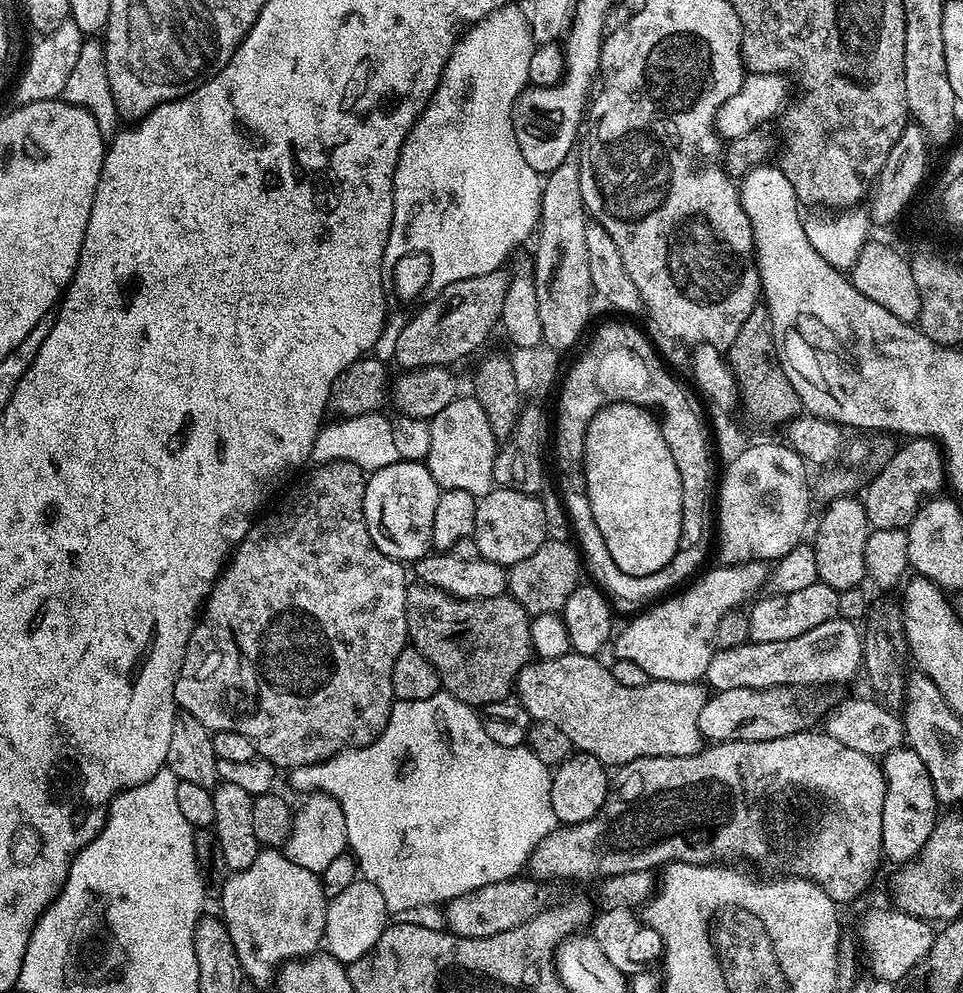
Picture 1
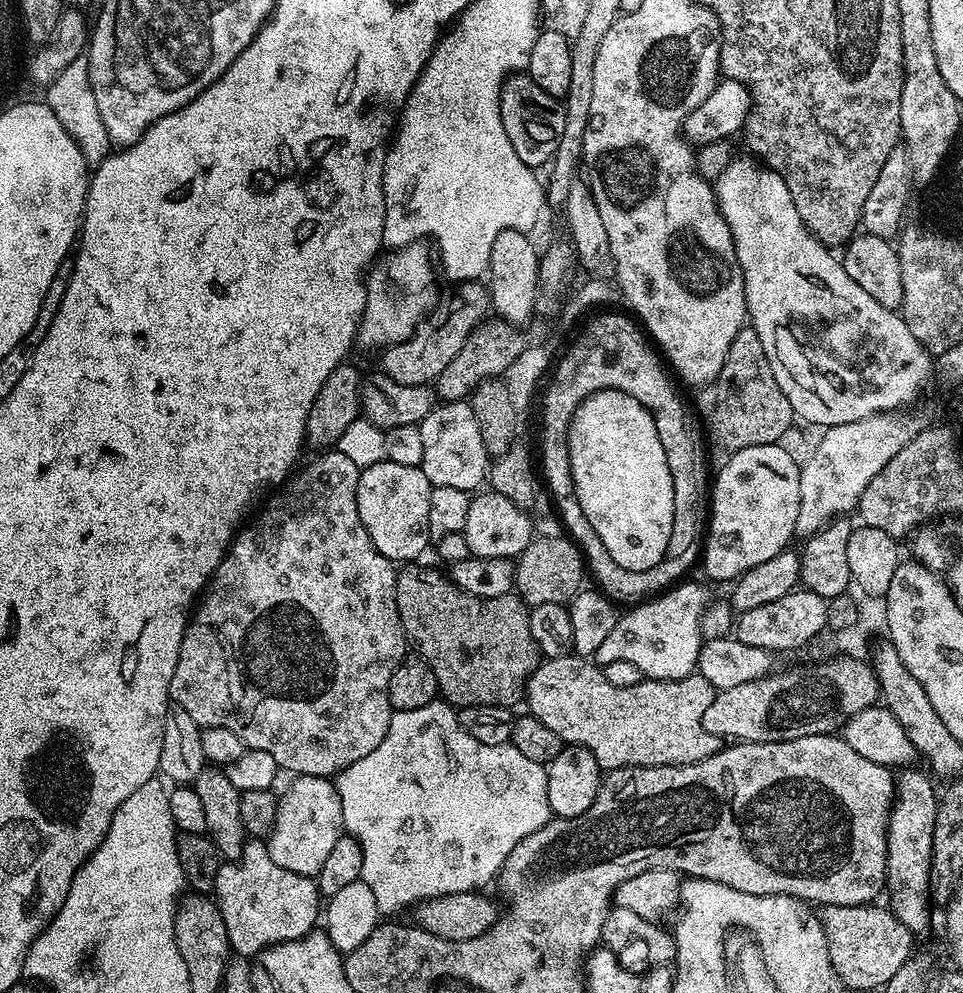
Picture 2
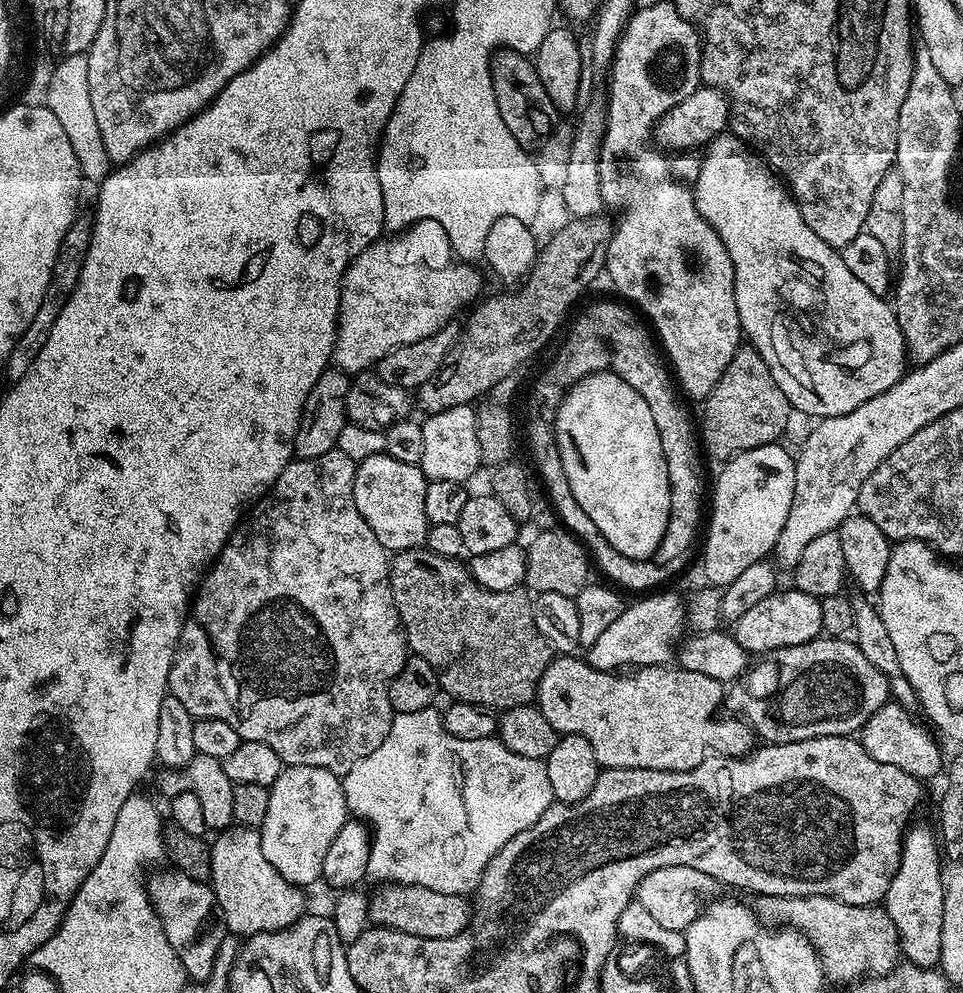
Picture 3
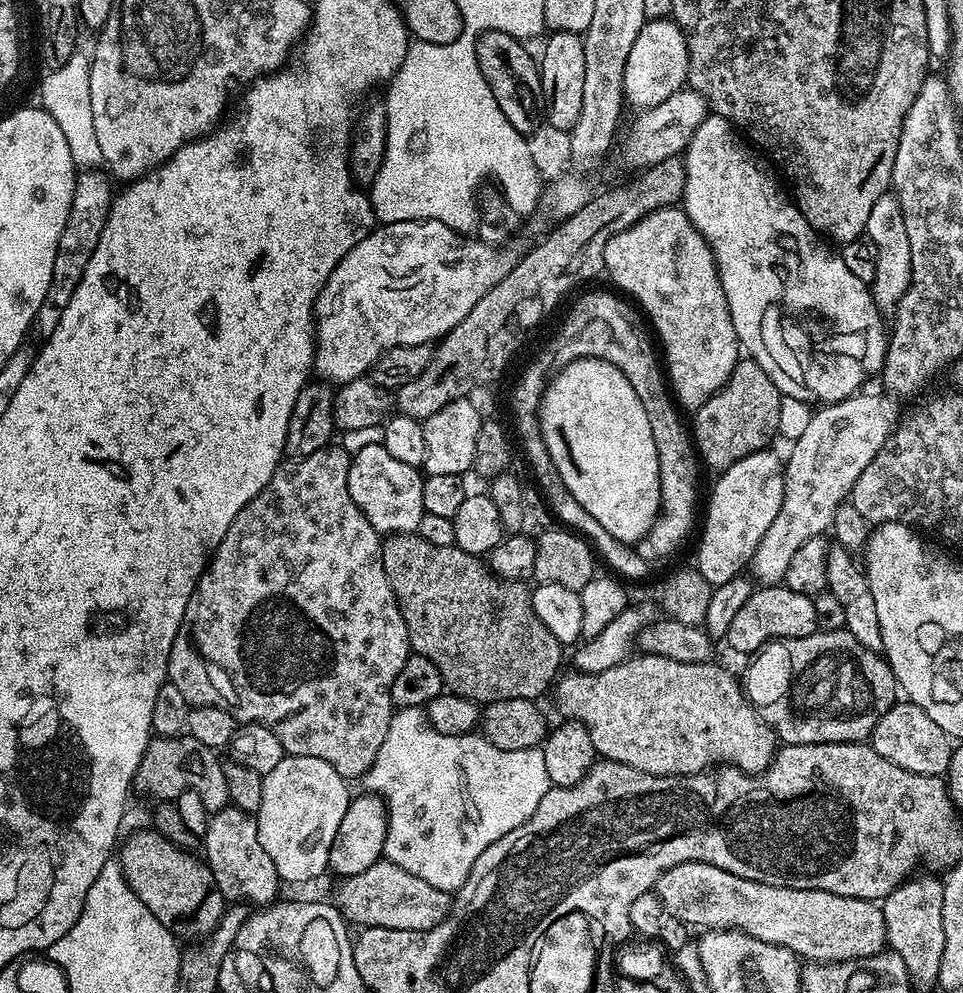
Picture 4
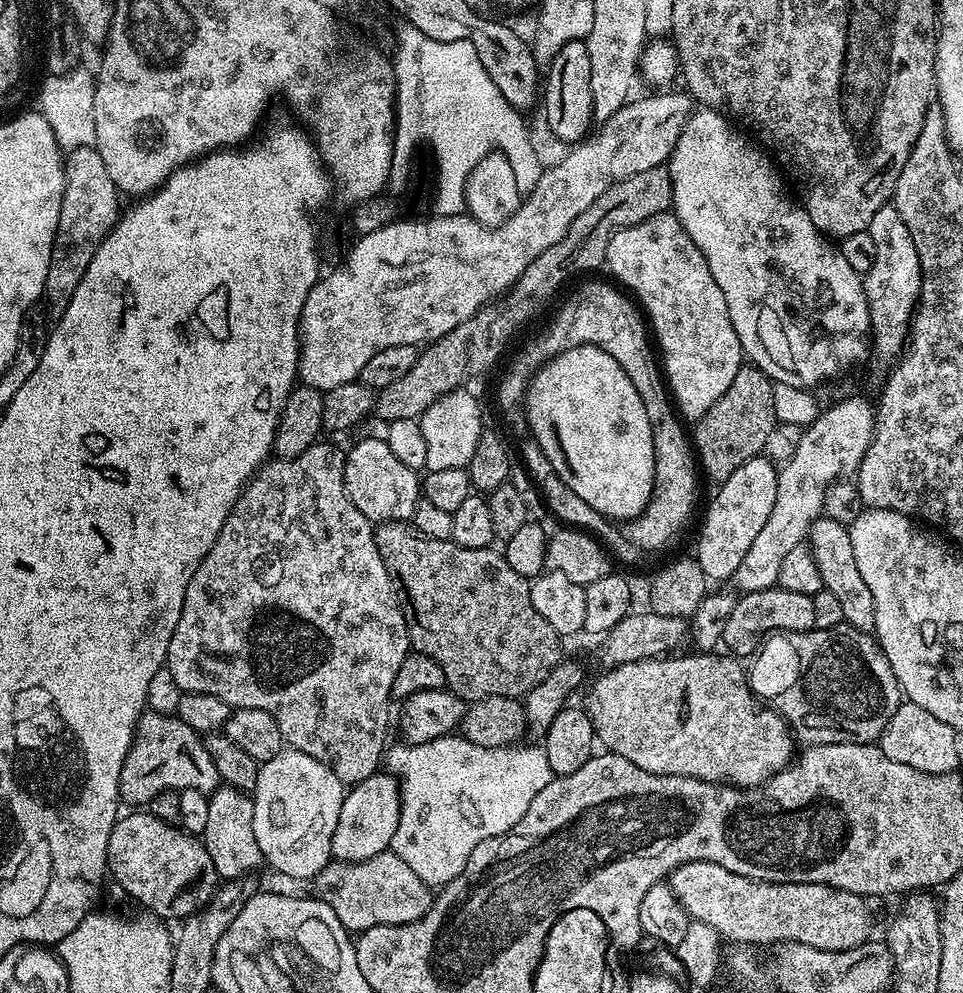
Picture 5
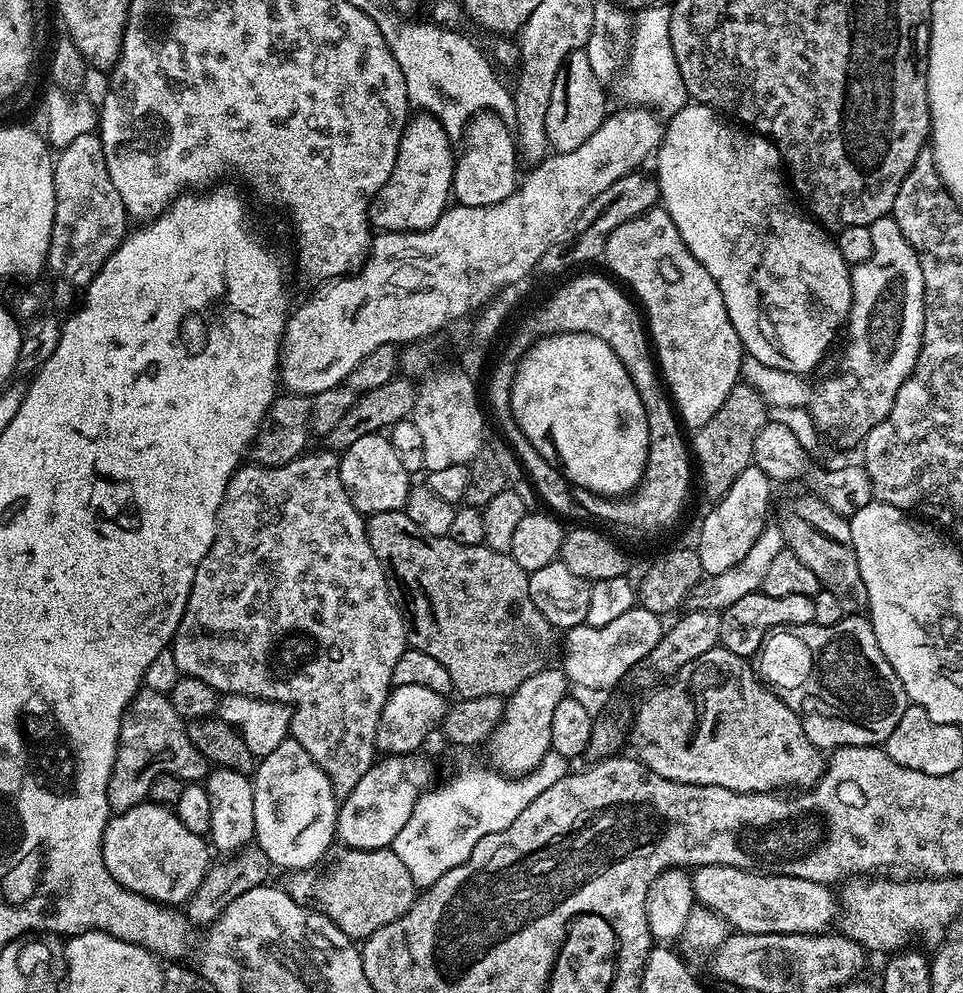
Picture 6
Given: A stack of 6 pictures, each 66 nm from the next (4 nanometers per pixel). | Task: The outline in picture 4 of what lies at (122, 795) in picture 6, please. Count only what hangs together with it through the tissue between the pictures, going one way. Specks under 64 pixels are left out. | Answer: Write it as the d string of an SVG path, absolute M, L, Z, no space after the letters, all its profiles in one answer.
M187 734L179 736L161 736L148 743L146 754L142 754L142 762L138 762L135 791L145 792L153 796L153 801L176 801L183 792L193 792L202 798L209 814L220 812L229 807L228 791L226 790L226 774L224 764L210 746L202 746L194 737Z

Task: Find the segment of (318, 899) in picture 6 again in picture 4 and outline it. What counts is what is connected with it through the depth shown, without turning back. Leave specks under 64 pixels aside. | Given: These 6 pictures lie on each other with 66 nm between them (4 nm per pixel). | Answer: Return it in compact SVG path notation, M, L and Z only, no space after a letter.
M383 858L370 866L370 870L343 877L339 883L334 903L349 925L360 924L361 929L389 928L425 932L445 920L452 907L449 893L438 890L438 886L432 886L430 882L422 882L422 878L414 878L410 870L402 870L402 866Z

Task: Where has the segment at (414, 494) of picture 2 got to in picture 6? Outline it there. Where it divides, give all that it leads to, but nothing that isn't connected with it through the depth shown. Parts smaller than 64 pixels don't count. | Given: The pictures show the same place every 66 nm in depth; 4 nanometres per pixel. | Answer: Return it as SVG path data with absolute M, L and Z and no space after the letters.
M371 432L366 438L358 438L358 442L343 449L339 457L342 486L361 514L386 510L398 512L403 509L408 501L410 474L406 466L402 466L398 454L394 454L394 446L388 441L387 435Z

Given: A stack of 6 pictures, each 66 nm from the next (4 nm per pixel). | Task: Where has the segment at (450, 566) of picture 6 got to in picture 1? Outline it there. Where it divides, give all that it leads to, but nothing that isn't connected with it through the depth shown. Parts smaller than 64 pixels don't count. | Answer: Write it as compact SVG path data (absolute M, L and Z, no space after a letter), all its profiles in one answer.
M419 582L413 585L404 594L408 640L434 666L441 689L469 706L503 701L513 691L516 675L534 656L528 630L529 613L508 594L485 600L456 600L437 588L427 588Z

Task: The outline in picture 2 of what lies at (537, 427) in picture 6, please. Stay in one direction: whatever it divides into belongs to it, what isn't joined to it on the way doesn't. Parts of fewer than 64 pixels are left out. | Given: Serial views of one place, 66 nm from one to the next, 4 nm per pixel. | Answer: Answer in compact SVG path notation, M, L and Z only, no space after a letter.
M621 388L598 390L574 410L566 439L577 500L614 562L634 571L658 566L669 554L670 530L674 530L674 478L651 412Z

